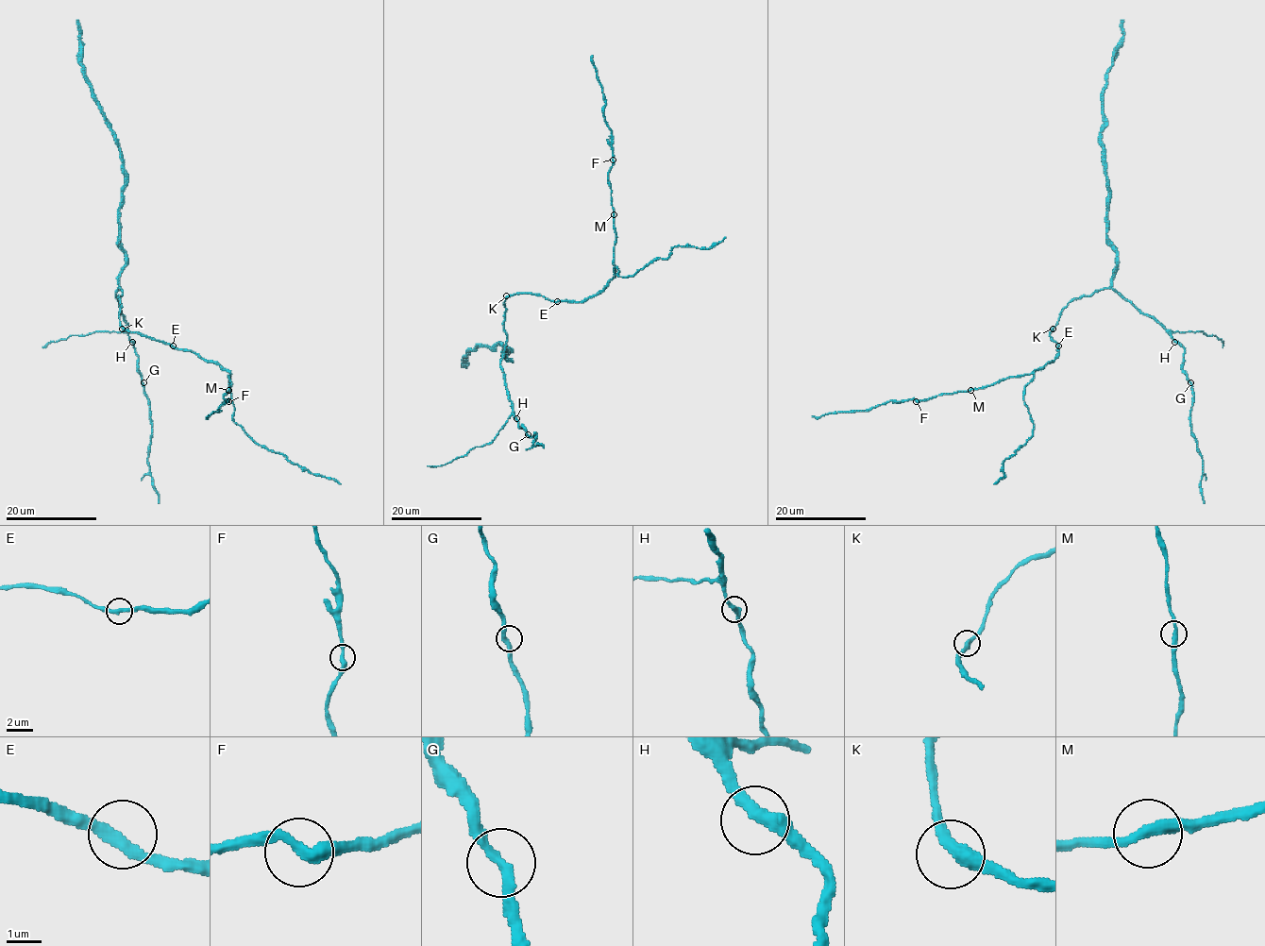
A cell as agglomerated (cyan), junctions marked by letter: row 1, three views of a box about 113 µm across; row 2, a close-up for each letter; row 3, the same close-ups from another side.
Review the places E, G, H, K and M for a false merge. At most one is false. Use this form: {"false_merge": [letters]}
{"false_merge": []}

